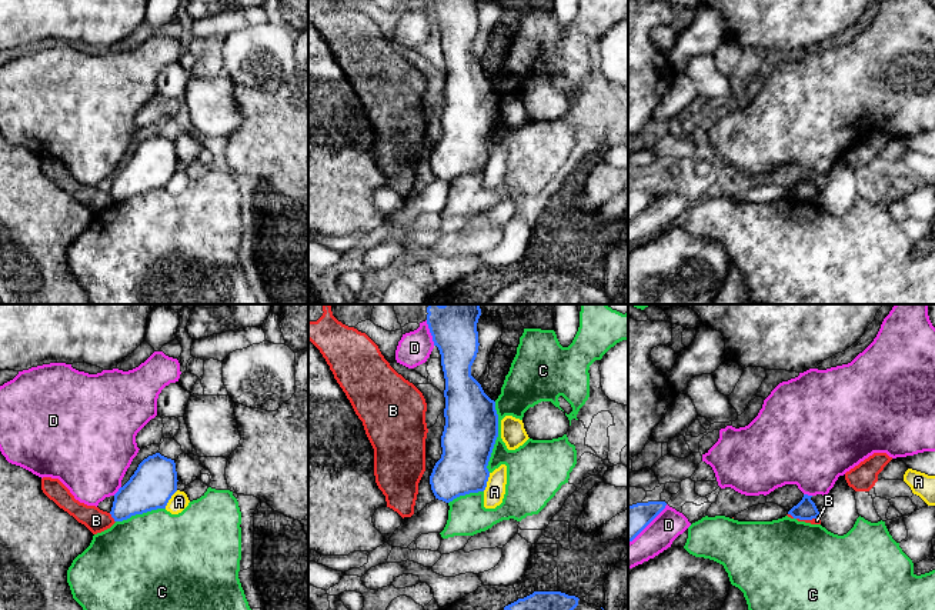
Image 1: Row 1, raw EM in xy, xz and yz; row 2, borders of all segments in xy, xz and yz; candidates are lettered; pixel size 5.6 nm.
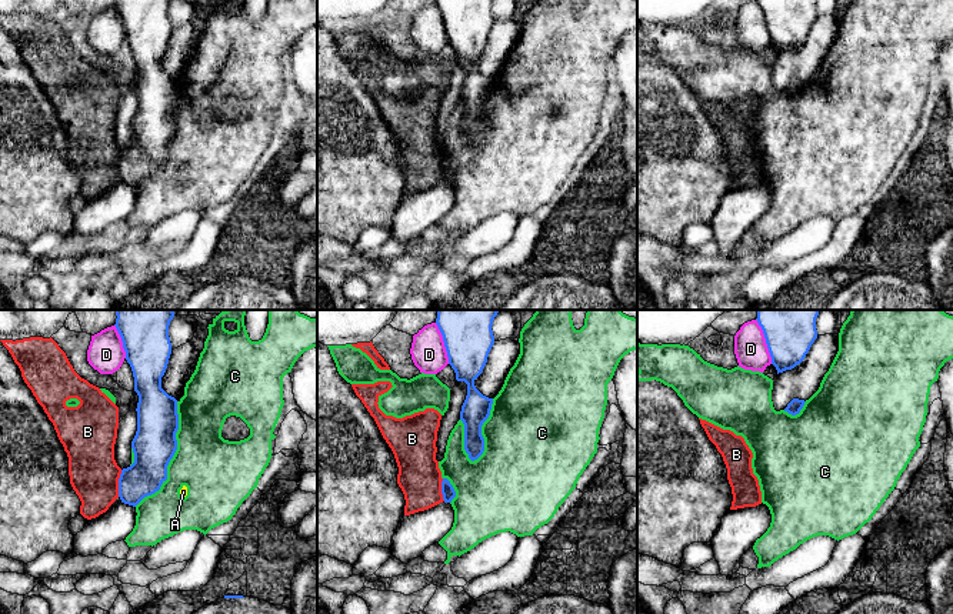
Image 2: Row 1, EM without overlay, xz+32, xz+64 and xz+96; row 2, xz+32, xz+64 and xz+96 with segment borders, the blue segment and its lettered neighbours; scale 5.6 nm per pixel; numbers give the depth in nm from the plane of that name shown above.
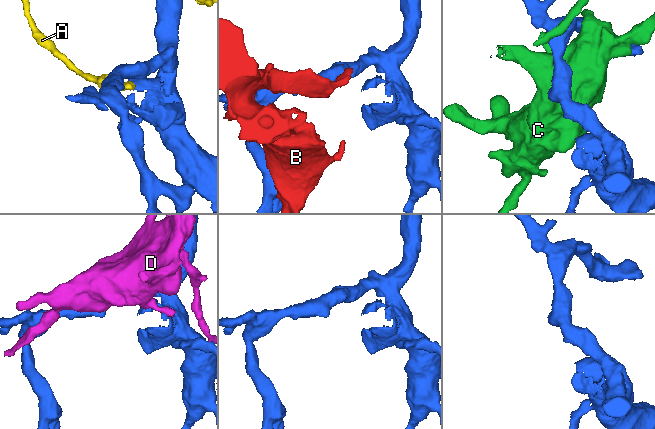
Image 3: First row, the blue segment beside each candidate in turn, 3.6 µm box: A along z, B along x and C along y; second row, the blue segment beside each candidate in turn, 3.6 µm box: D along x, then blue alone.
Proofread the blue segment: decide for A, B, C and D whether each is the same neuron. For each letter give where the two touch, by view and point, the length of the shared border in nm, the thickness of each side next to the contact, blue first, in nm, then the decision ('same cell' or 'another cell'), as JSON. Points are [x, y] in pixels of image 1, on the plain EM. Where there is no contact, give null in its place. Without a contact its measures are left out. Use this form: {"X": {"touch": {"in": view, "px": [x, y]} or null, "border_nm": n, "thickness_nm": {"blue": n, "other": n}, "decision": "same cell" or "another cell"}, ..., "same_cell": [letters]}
{"A": {"touch": {"in": "xy", "px": [170, 177]}, "border_nm": 130, "thickness_nm": {"blue": 240, "other": 100}, "decision": "another cell"}, "B": {"touch": {"in": "xy", "px": [112, 196]}, "border_nm": 70, "thickness_nm": {"blue": 240, "other": 140}, "decision": "another cell"}, "C": {"touch": {"in": "xz", "px": [497, 116]}, "border_nm": 400, "thickness_nm": {"blue": 300, "other": 260}, "decision": "another cell"}, "D": {"touch": {"in": "xz", "px": [430, 12]}, "border_nm": 150, "thickness_nm": {"blue": 240, "other": 190}, "decision": "another cell"}, "same_cell": []}

